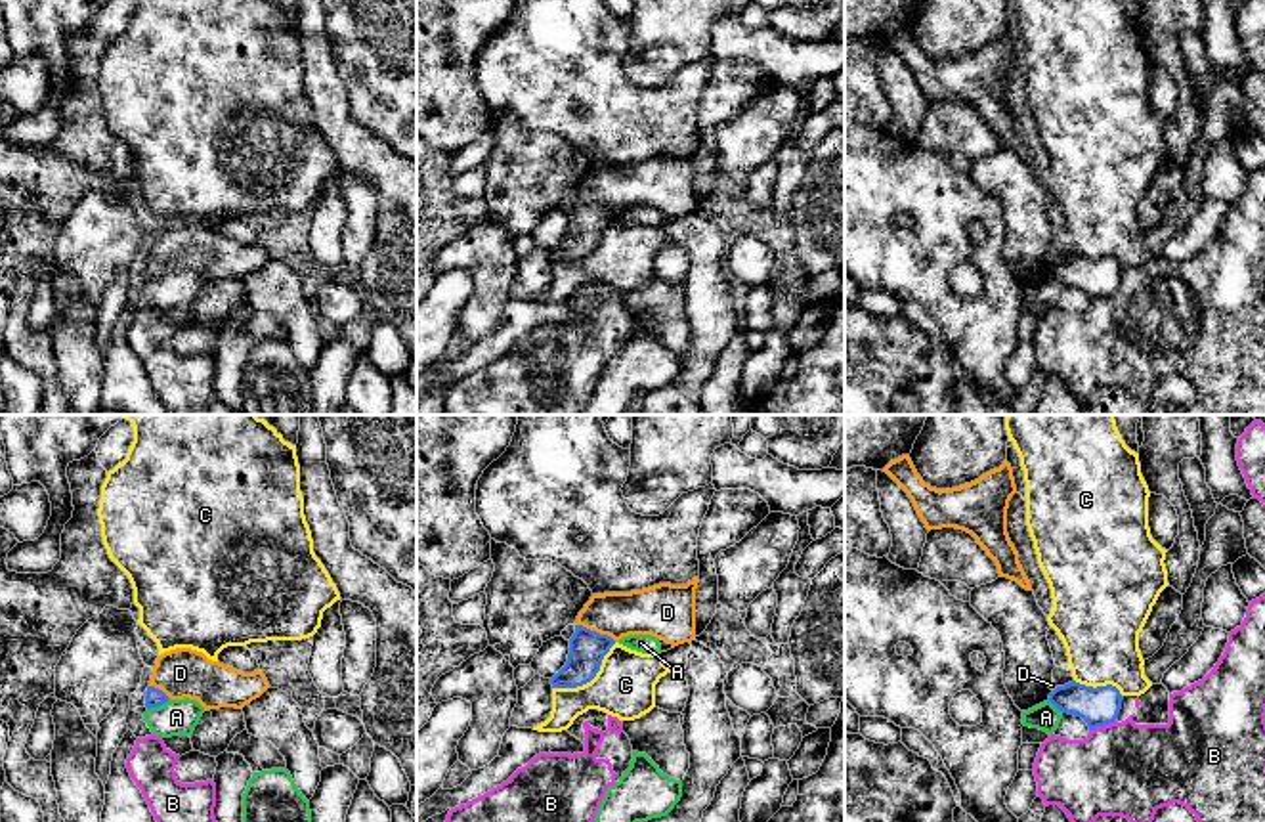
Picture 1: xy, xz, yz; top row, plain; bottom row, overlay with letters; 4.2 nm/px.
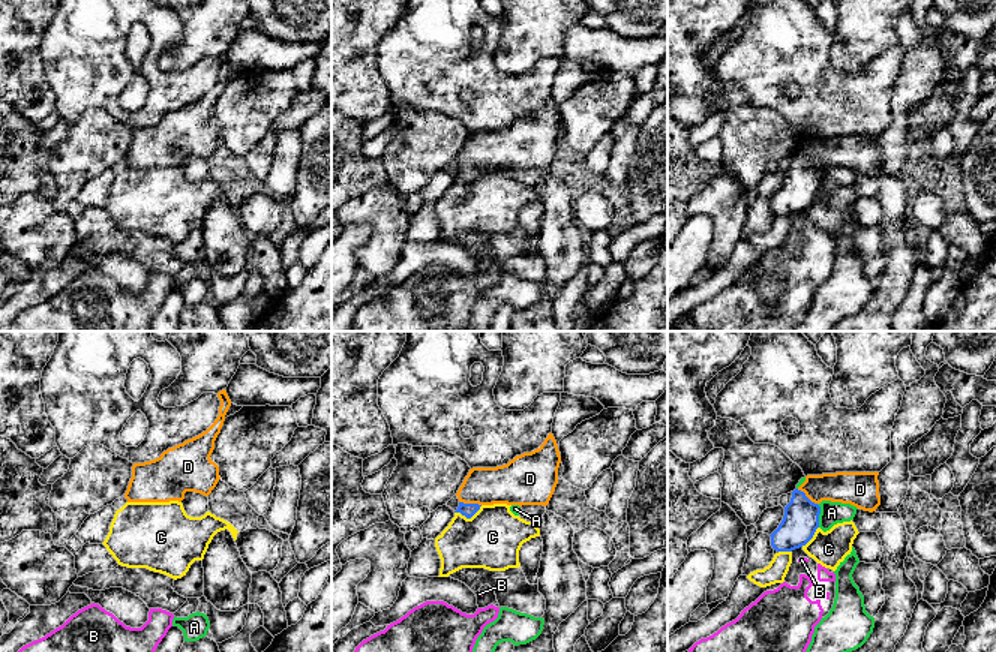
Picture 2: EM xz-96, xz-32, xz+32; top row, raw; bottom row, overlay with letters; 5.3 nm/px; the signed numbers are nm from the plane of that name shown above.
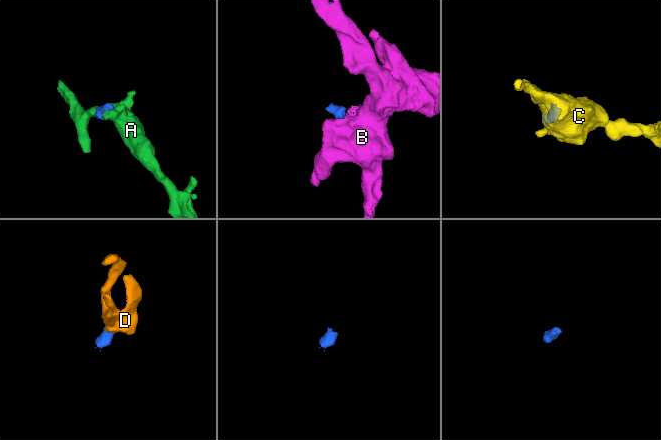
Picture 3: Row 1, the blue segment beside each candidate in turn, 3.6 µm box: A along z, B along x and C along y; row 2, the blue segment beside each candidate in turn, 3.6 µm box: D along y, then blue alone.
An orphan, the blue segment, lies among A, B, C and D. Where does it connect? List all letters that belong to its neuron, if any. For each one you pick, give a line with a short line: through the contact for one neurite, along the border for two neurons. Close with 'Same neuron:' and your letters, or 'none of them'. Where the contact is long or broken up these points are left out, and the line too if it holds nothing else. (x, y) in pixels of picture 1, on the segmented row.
D: Line: xz (587, 648), (595, 631), (610, 616), (650, 610)
Same neuron: D

